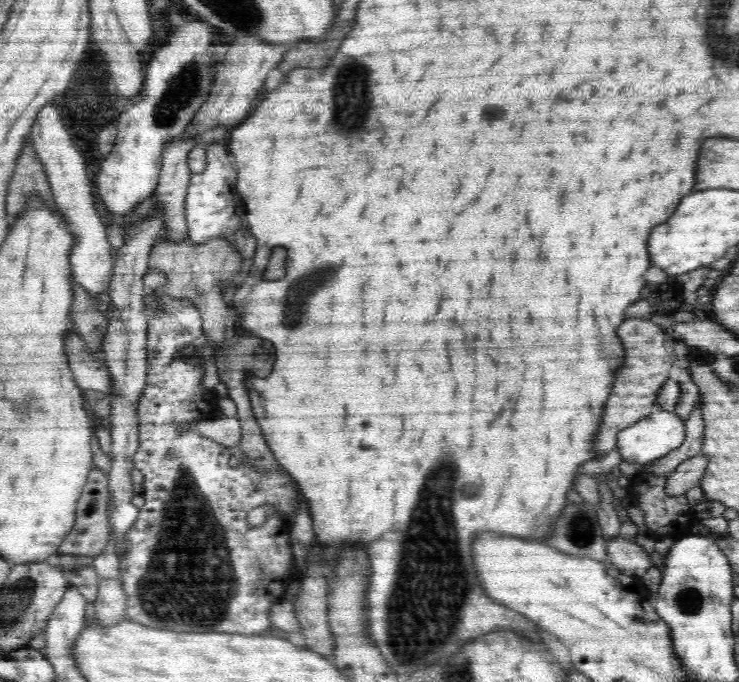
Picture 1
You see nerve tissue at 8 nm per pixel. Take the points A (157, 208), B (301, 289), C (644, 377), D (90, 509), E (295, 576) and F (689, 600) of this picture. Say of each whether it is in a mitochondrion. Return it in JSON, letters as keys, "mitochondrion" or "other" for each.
{"A":"other","B":"mitochondrion","C":"other","D":"other","E":"other","F":"mitochondrion"}

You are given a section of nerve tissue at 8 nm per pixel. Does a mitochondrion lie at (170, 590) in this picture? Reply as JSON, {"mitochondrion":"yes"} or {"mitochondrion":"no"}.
{"mitochondrion":"yes"}

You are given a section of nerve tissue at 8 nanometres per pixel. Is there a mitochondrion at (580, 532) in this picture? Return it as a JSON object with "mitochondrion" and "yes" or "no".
{"mitochondrion":"yes"}

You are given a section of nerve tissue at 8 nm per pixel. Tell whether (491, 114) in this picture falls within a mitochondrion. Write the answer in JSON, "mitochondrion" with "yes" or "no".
{"mitochondrion":"no"}

